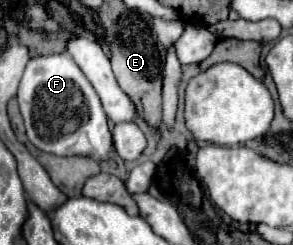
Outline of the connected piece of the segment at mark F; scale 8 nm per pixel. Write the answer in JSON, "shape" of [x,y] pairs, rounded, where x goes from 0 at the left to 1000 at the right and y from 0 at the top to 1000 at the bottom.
{"shape":[[[229,212],[106,237],[78,294],[58,400],[85,490],[92,563],[133,612],[174,620],[188,637],[311,637],[338,661],[365,645],[379,678],[399,678],[399,653],[372,637],[386,547],[372,531],[338,392]]]}

